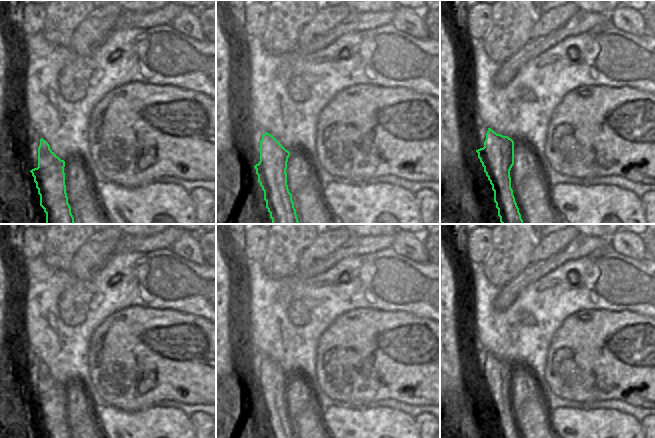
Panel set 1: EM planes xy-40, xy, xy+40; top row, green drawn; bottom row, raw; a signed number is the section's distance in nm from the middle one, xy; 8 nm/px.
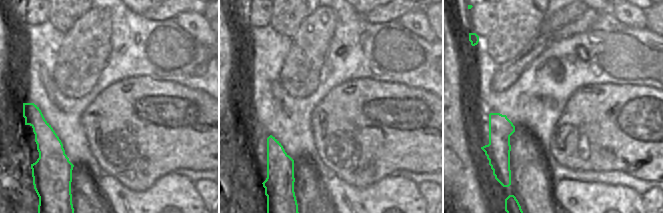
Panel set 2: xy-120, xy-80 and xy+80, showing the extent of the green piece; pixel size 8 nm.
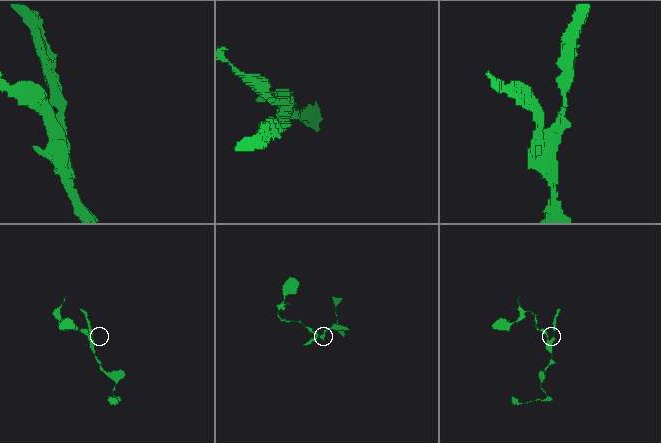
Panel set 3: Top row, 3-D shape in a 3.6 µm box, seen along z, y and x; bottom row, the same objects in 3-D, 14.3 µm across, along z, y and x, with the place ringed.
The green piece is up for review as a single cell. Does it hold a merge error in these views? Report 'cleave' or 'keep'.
cleave

